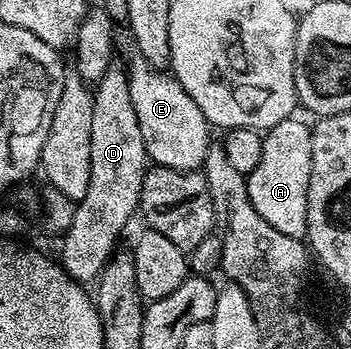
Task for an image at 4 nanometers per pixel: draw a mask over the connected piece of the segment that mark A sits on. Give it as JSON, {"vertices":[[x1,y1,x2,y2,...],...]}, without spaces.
{"vertices":[[290,118,279,122,274,128,268,129,268,131,264,133,265,141,263,142,263,154,259,157,259,166,255,166,255,170,251,170,251,174,247,178,247,194,251,198,251,206,255,206,259,218,263,218,263,222,270,224,274,233,280,234,285,238,293,238,289,236,304,237,309,230,307,226,307,186,311,182,311,128,308,123,305,125,303,121,297,119,298,118]]}

